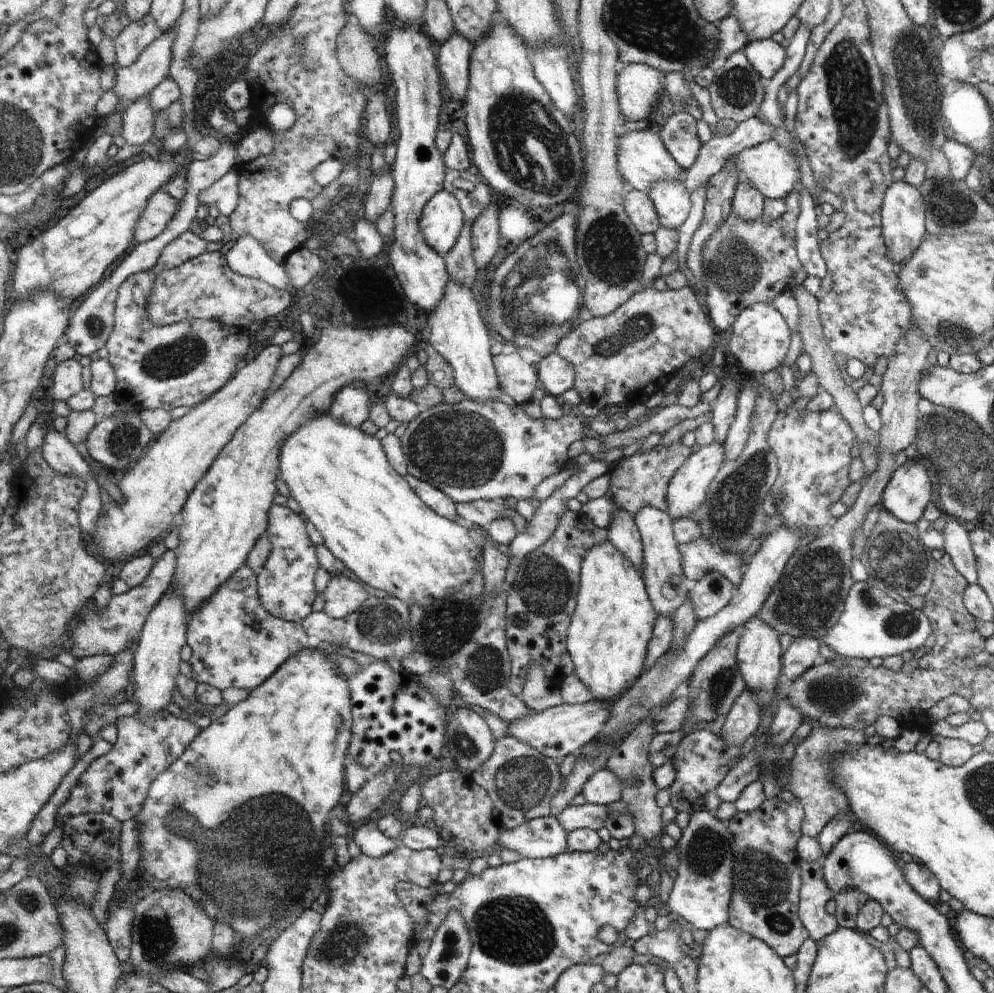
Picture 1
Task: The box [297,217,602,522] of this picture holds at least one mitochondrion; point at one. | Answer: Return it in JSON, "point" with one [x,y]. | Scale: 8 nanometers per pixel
{"point":[460,446]}

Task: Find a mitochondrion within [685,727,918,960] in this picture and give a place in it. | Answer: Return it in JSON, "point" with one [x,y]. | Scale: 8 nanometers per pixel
{"point":[759,884]}

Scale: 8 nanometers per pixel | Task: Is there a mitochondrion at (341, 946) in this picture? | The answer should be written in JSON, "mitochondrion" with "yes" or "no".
{"mitochondrion":"yes"}

